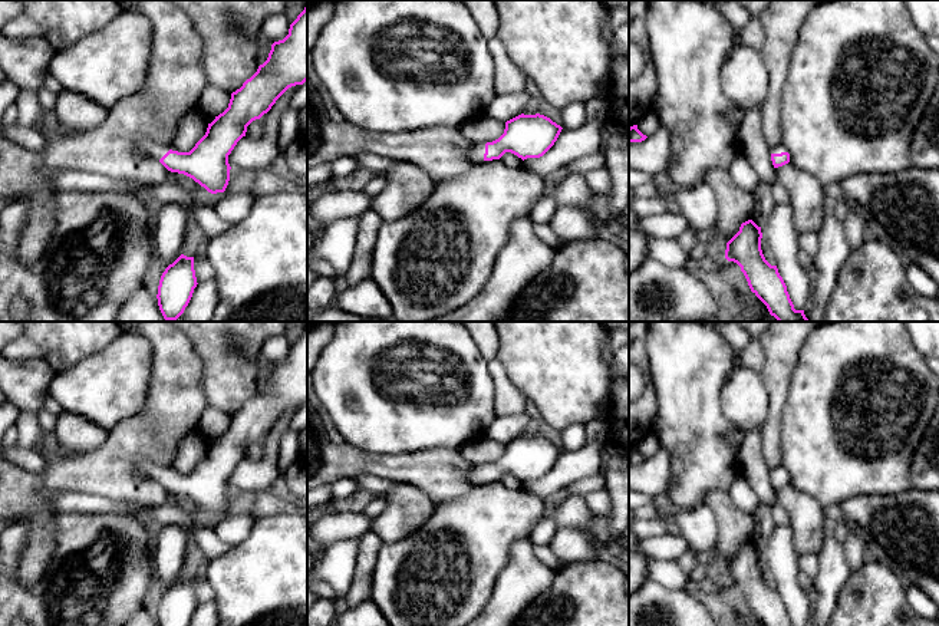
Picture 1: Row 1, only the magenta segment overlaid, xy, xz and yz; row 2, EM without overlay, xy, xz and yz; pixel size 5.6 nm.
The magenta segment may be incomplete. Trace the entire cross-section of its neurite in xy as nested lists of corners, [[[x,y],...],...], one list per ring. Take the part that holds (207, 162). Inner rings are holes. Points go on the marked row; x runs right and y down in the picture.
[[[307,4],[290,24],[289,34],[271,45],[267,60],[247,79],[240,89],[231,93],[228,108],[208,123],[205,135],[190,152],[172,151],[165,144],[148,138],[138,138],[138,146],[159,161],[168,171],[184,174],[204,187],[208,192],[224,192],[230,181],[228,155],[237,142],[246,136],[247,126],[267,113],[276,101],[291,86],[307,80]]]

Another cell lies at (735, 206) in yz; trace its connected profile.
[[[711,171],[706,177],[706,185],[715,190],[718,200],[716,223],[727,243],[739,231],[741,224],[748,220],[761,227],[762,218],[755,214],[758,201],[752,192],[735,187],[729,179],[729,172]]]

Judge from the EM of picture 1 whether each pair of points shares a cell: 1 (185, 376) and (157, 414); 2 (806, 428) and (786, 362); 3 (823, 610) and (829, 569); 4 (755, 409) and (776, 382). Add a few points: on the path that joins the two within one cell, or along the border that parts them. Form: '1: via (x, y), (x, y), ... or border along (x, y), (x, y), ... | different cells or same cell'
1: via (177, 385), (175, 395), (165, 405) | same cell
2: border along (801, 348), (783, 412) | different cells
3: via (823, 600), (829, 579) | same cell
4: border along (760, 372), (768, 398), (765, 425) | different cells

